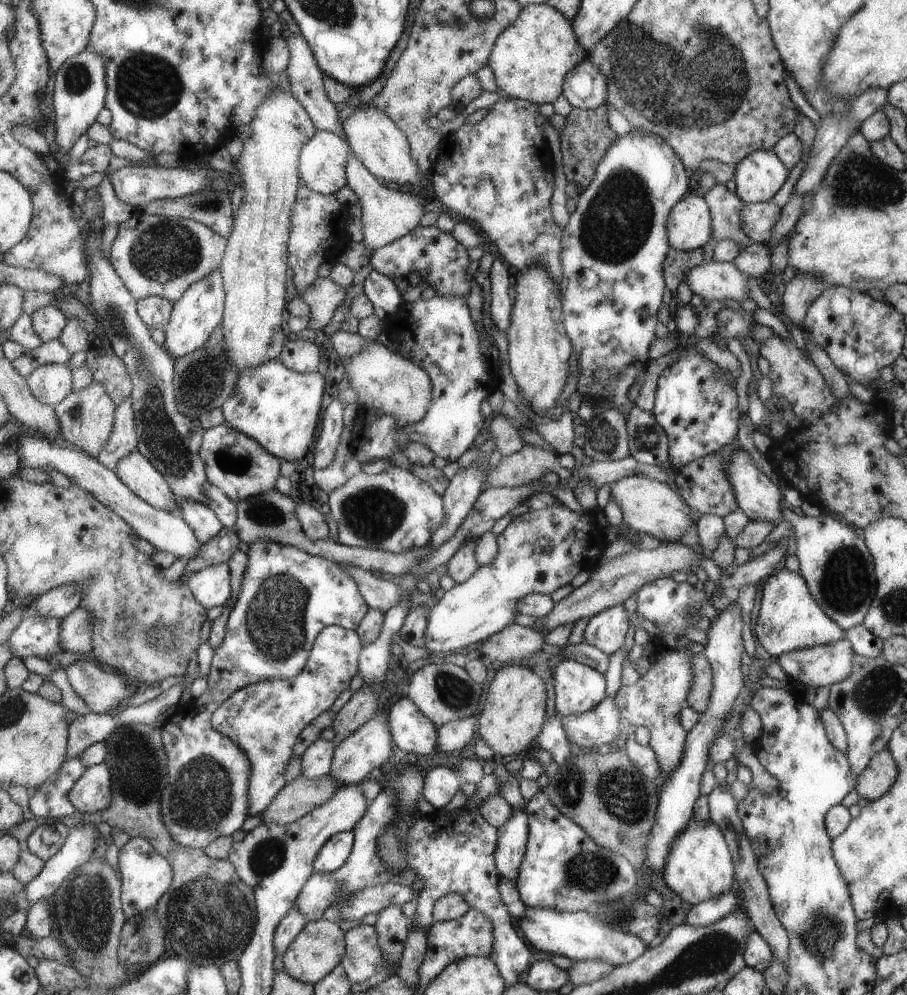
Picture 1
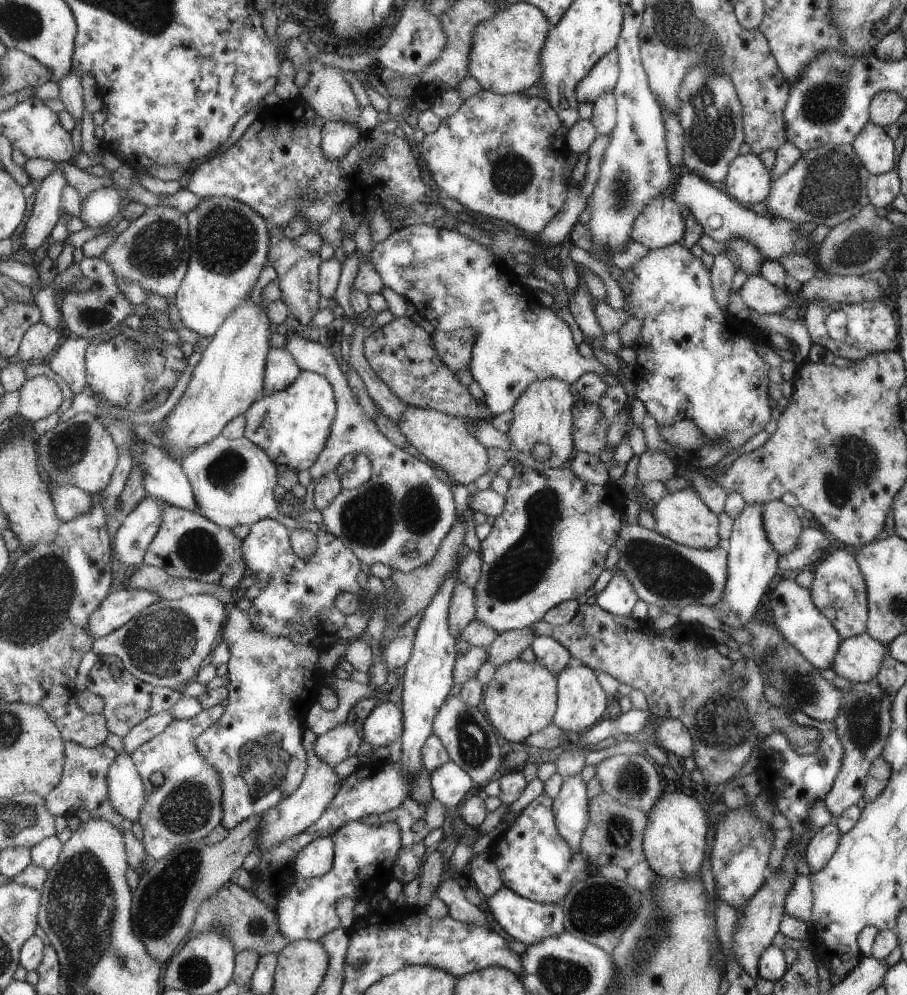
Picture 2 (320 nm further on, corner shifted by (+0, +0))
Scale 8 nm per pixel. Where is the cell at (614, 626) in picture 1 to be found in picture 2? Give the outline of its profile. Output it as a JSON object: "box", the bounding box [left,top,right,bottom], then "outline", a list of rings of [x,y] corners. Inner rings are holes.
{"box":[594,570,638,617],"outline":[[[615,570],[605,588],[596,596],[594,604],[614,615],[629,617],[638,599],[624,572]]]}

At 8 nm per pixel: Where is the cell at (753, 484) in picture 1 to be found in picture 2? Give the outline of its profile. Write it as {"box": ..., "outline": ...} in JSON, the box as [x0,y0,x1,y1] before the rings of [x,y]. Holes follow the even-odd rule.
{"box":[761,499,801,555],"outline":[[[779,499],[769,500],[763,504],[761,523],[768,540],[774,545],[775,552],[780,555],[786,555],[798,544],[801,522],[793,514],[791,507]]]}

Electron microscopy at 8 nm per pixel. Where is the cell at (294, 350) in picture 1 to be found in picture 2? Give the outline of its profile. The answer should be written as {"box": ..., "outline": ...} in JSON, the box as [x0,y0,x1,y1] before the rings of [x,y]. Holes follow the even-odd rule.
{"box":[264,347,303,396],"outline":[[[285,347],[272,348],[266,361],[264,396],[289,388],[303,371],[293,353]]]}

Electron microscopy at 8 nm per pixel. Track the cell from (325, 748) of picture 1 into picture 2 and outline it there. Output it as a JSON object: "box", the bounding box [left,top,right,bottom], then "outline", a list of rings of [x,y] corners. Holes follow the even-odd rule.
{"box":[314,719,365,767],"outline":[[[351,719],[339,723],[317,738],[314,750],[325,763],[334,767],[345,762],[347,758],[355,756],[363,741],[365,740],[359,736],[359,732],[357,732],[355,725],[353,726]]]}

